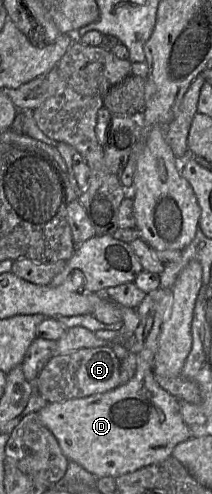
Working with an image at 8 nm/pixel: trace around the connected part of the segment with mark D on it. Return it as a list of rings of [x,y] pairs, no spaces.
[[[159,287],[147,293],[136,307],[139,324],[133,337],[124,340],[129,341],[129,350],[137,355],[137,368],[131,380],[105,393],[48,403],[39,412],[41,421],[55,436],[65,457],[81,465],[96,478],[121,476],[162,462],[172,456],[176,445],[192,438],[181,415],[180,401],[159,386],[153,370],[158,338],[172,302],[172,289]]]

